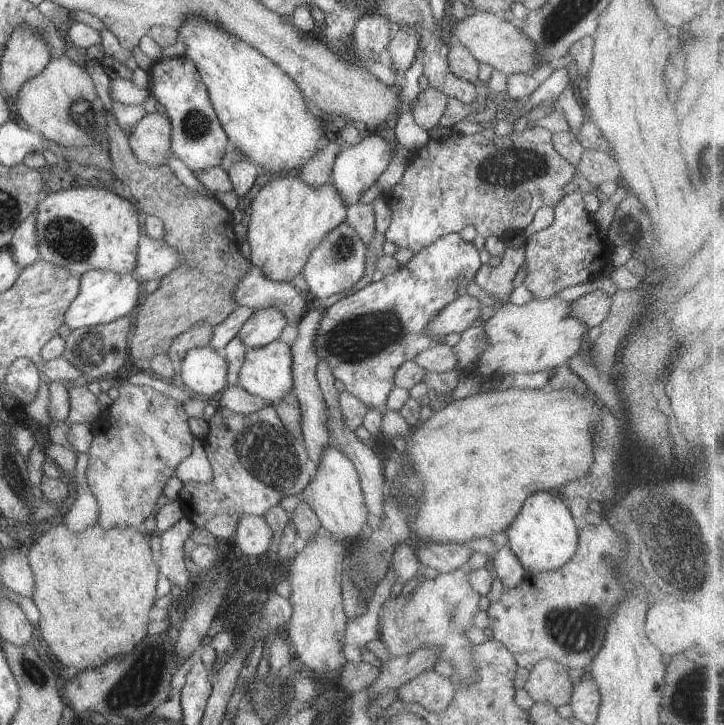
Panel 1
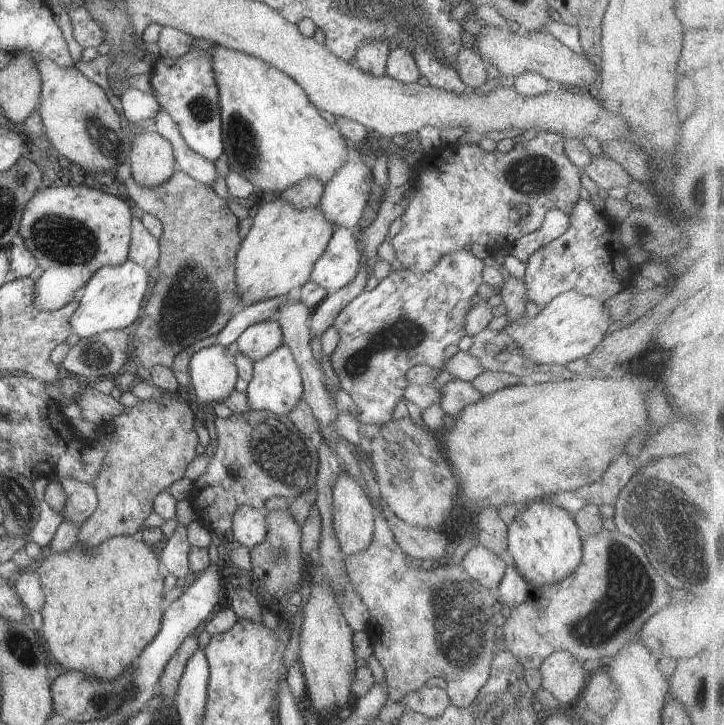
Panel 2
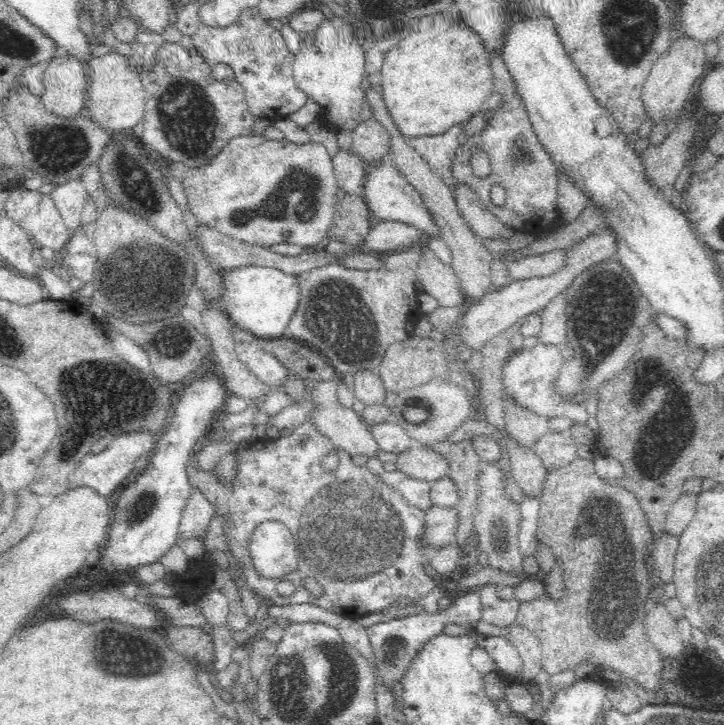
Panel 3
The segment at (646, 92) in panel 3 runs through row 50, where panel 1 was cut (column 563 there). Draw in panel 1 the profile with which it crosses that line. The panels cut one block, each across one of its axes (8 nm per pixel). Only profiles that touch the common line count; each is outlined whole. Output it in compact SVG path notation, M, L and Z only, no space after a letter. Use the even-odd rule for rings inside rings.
M544 659L531 668L524 689L536 703L545 702L558 708L571 702L575 682L563 664Z

